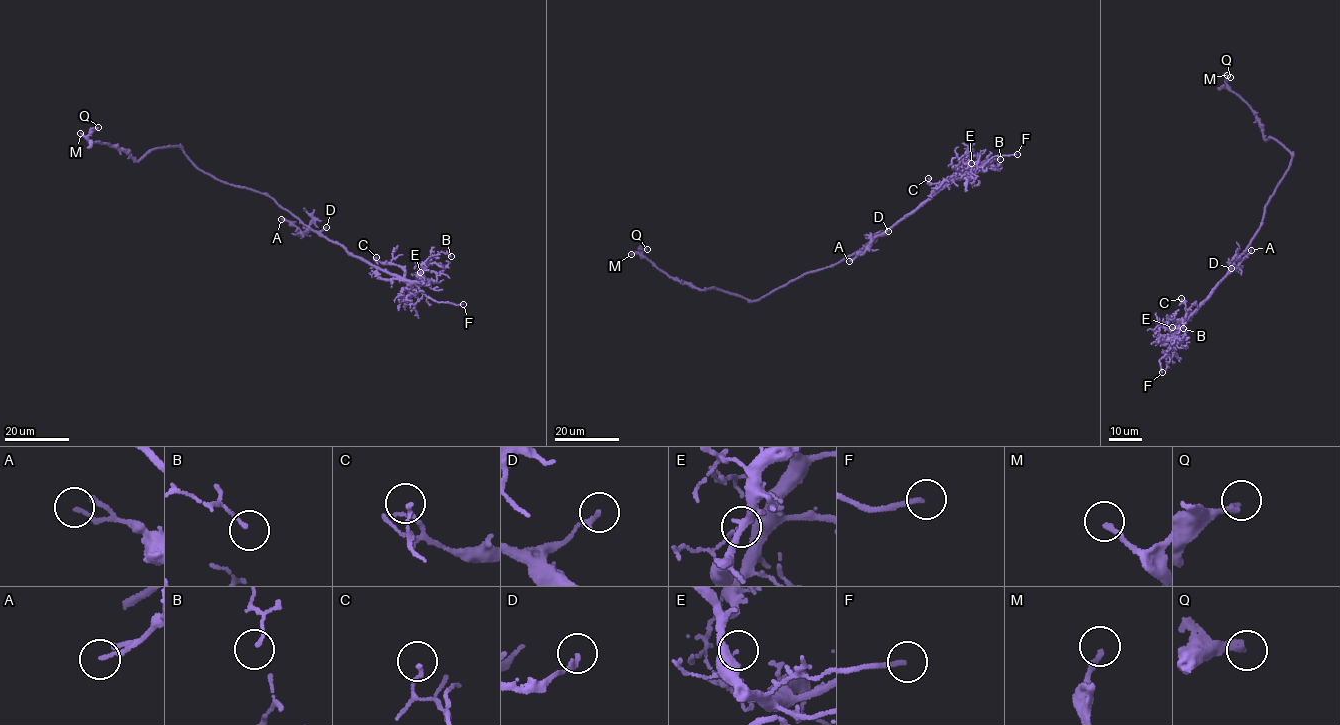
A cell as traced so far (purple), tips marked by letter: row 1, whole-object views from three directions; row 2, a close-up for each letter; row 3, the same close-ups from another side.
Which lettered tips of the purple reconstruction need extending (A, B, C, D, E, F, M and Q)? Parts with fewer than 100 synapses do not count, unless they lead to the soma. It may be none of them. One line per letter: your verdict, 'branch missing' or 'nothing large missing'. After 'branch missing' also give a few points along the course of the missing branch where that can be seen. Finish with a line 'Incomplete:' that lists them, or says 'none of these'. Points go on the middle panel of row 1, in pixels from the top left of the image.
A: nothing large missing
B: nothing large missing
C: nothing large missing
D: nothing large missing
E: nothing large missing
F: branch missing
M: nothing large missing
Q: nothing large missing
Incomplete: F

